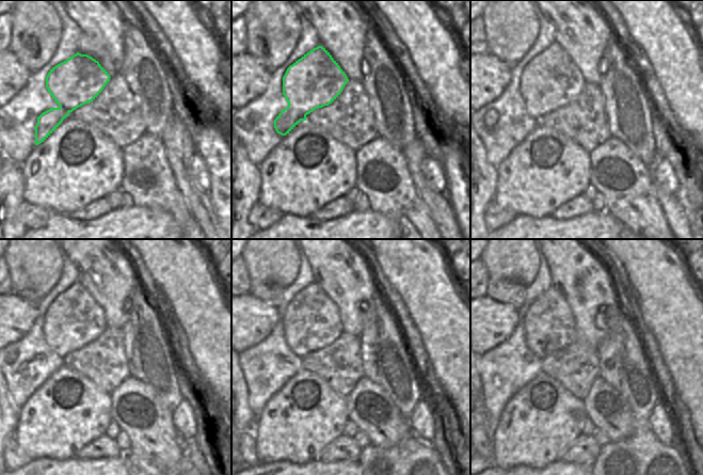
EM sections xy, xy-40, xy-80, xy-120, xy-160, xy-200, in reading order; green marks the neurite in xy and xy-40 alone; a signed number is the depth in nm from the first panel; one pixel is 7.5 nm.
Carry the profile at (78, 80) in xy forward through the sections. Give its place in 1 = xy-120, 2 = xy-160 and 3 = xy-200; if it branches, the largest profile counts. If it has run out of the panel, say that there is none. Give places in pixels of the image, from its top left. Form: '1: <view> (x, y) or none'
1: xy-120 (74, 319)
2: xy-160 (312, 321)
3: xy-200 (548, 325)

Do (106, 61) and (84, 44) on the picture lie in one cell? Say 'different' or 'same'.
same

